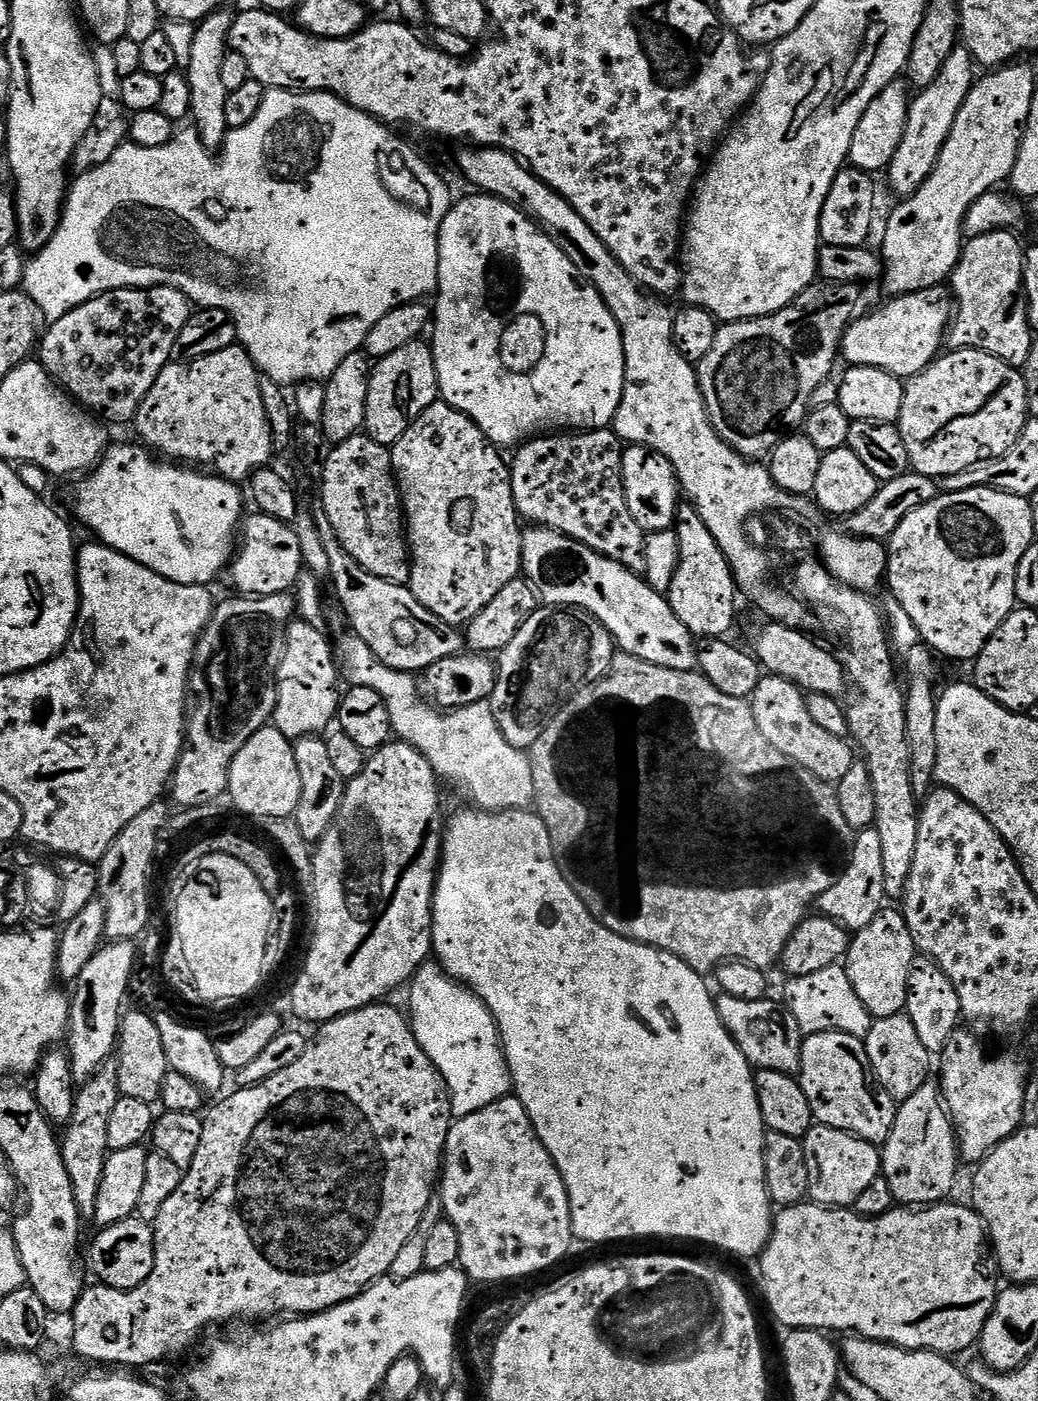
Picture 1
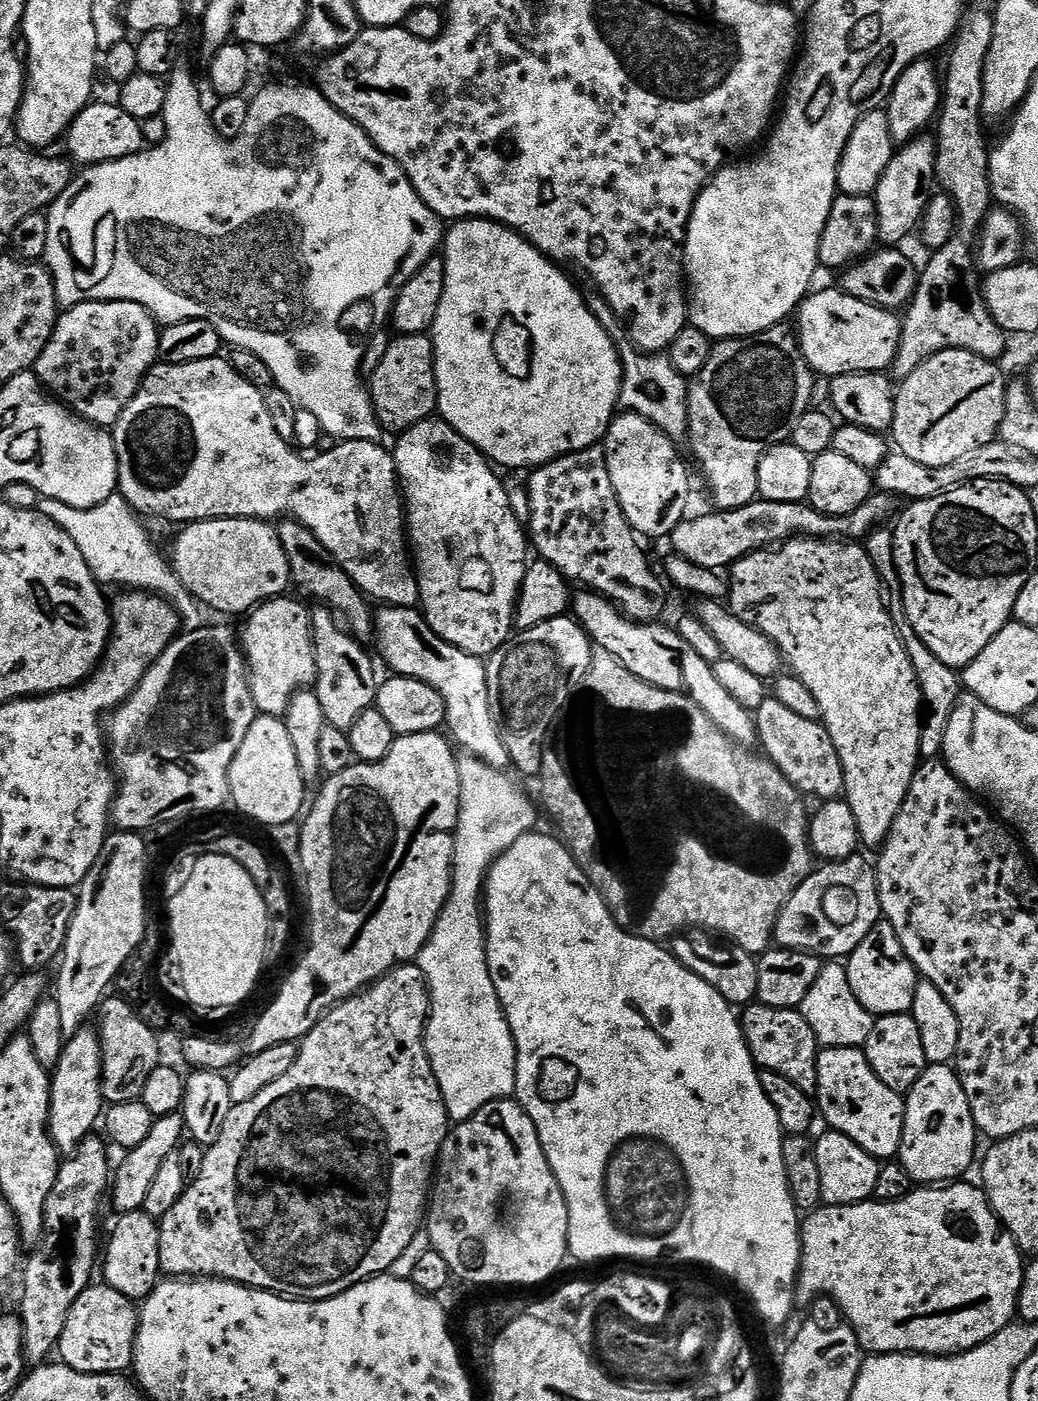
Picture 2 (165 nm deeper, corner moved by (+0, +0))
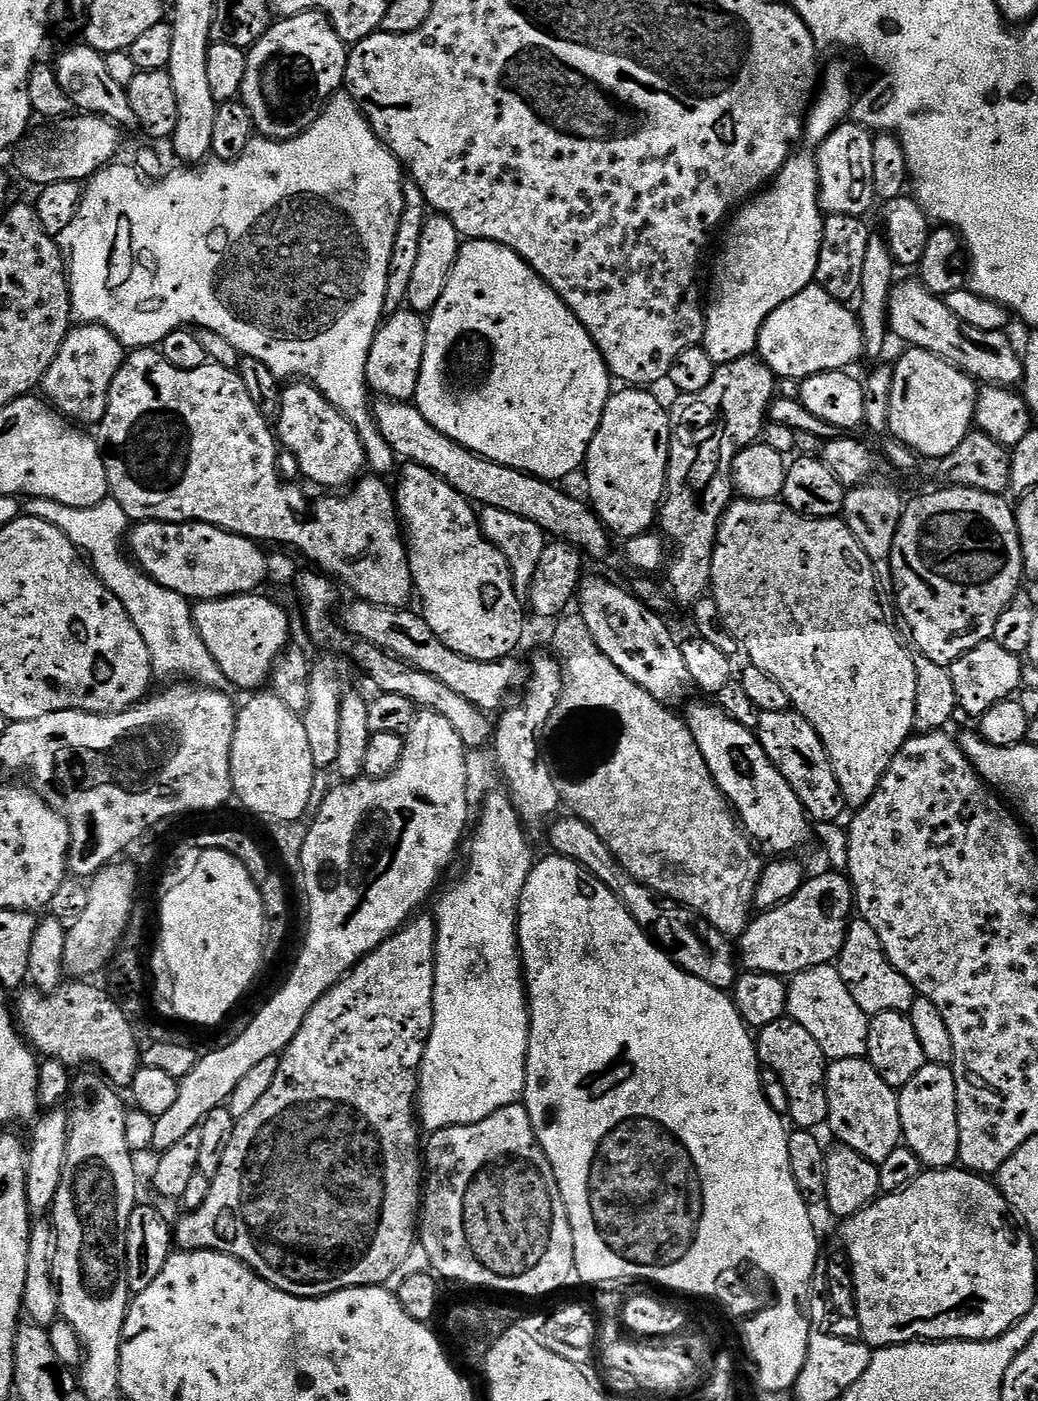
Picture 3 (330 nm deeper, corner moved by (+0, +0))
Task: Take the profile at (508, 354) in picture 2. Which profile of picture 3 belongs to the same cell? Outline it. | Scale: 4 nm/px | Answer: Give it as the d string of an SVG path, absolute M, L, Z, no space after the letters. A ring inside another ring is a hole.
M464 240L454 262L454 270L450 274L450 282L446 282L446 290L442 290L442 298L438 298L438 306L434 306L426 323L426 354L422 358L422 370L414 403L426 418L426 422L430 422L430 426L442 430L446 438L466 446L471 452L477 452L482 458L493 460L502 466L510 466L514 470L529 472L531 476L543 480L564 482L560 480L566 479L571 472L581 471L584 459L588 457L590 442L602 422L608 397L614 391L614 380L586 326L578 322L578 318L568 309L566 302L562 302L557 292L517 252L498 242Z

